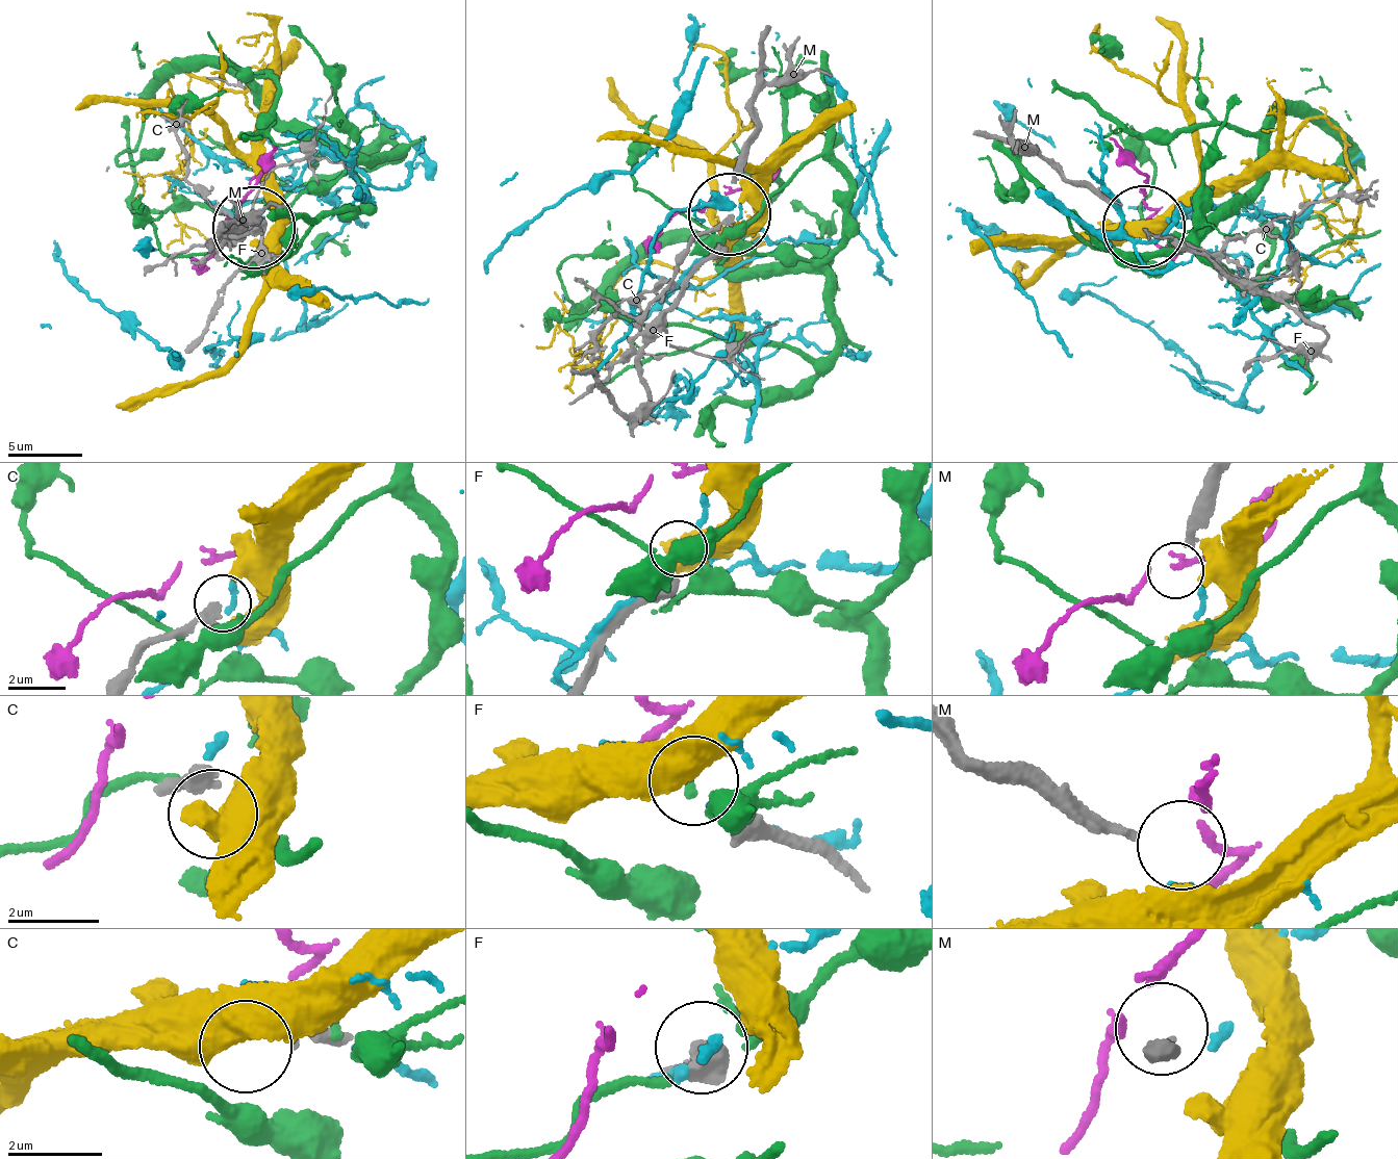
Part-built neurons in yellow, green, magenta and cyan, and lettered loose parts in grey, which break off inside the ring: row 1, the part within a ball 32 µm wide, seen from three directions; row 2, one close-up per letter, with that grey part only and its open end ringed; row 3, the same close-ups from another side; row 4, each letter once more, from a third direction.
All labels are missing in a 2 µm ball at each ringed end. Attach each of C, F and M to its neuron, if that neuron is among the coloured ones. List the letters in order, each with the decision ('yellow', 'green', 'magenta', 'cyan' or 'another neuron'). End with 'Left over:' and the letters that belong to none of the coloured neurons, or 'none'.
C: another neuron
F: another neuron
M: another neuron
Left over: C, F, M

